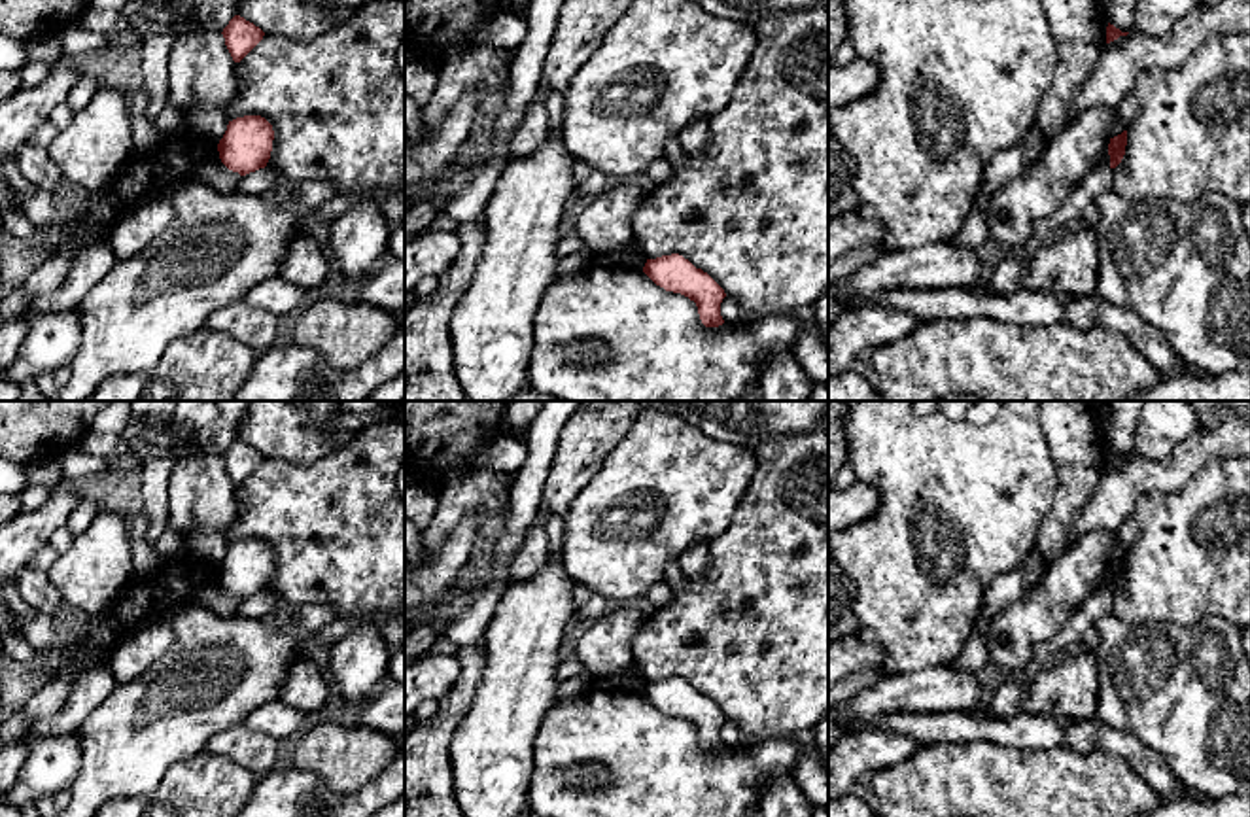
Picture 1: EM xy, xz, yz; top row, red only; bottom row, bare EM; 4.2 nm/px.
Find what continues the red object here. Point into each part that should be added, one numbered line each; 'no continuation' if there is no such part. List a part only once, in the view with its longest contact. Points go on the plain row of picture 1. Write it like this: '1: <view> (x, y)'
no continuation

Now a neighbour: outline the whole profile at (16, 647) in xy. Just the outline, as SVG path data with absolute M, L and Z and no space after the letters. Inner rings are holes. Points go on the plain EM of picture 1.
M2 635L4 652L23 664L32 664L36 651L17 635Z

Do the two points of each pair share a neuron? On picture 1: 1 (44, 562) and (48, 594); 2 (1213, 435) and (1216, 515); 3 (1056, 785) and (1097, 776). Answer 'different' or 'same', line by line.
1: same
2: different
3: same

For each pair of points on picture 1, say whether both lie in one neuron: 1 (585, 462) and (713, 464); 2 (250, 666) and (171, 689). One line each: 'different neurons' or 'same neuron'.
1: different neurons
2: same neuron

